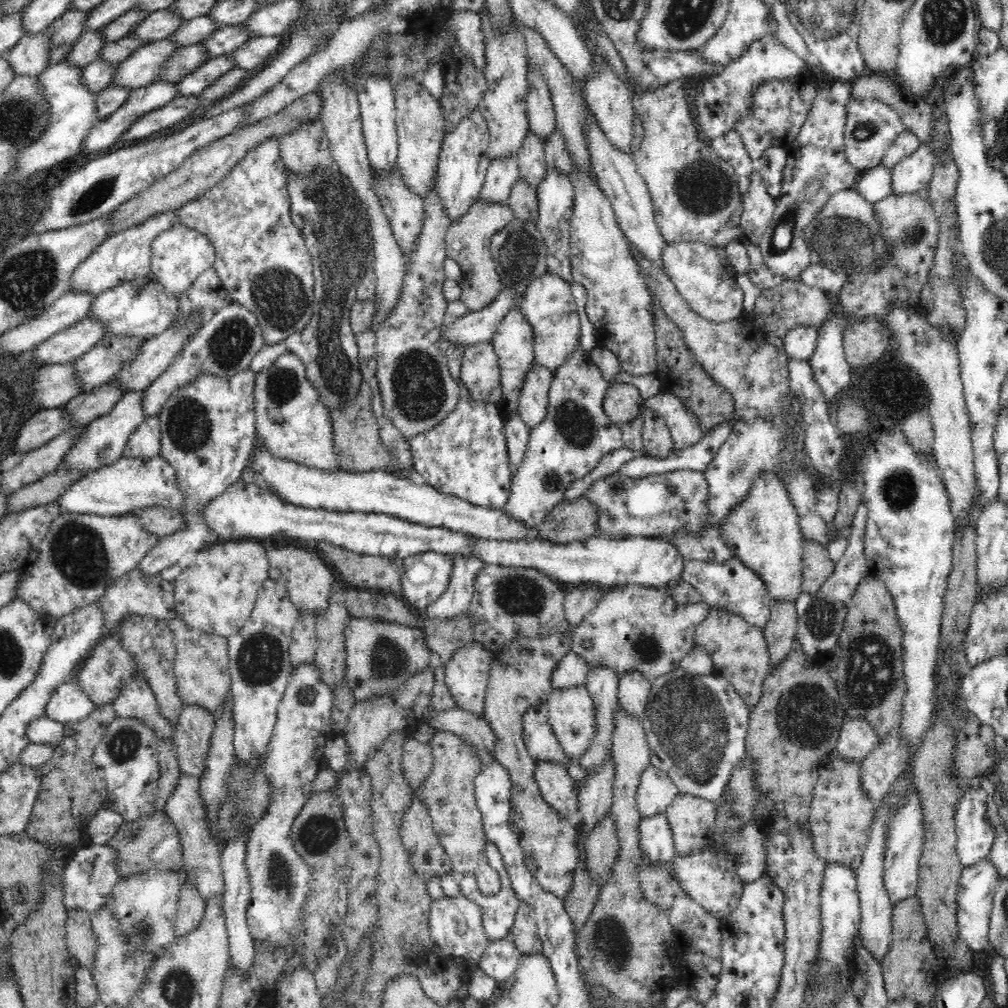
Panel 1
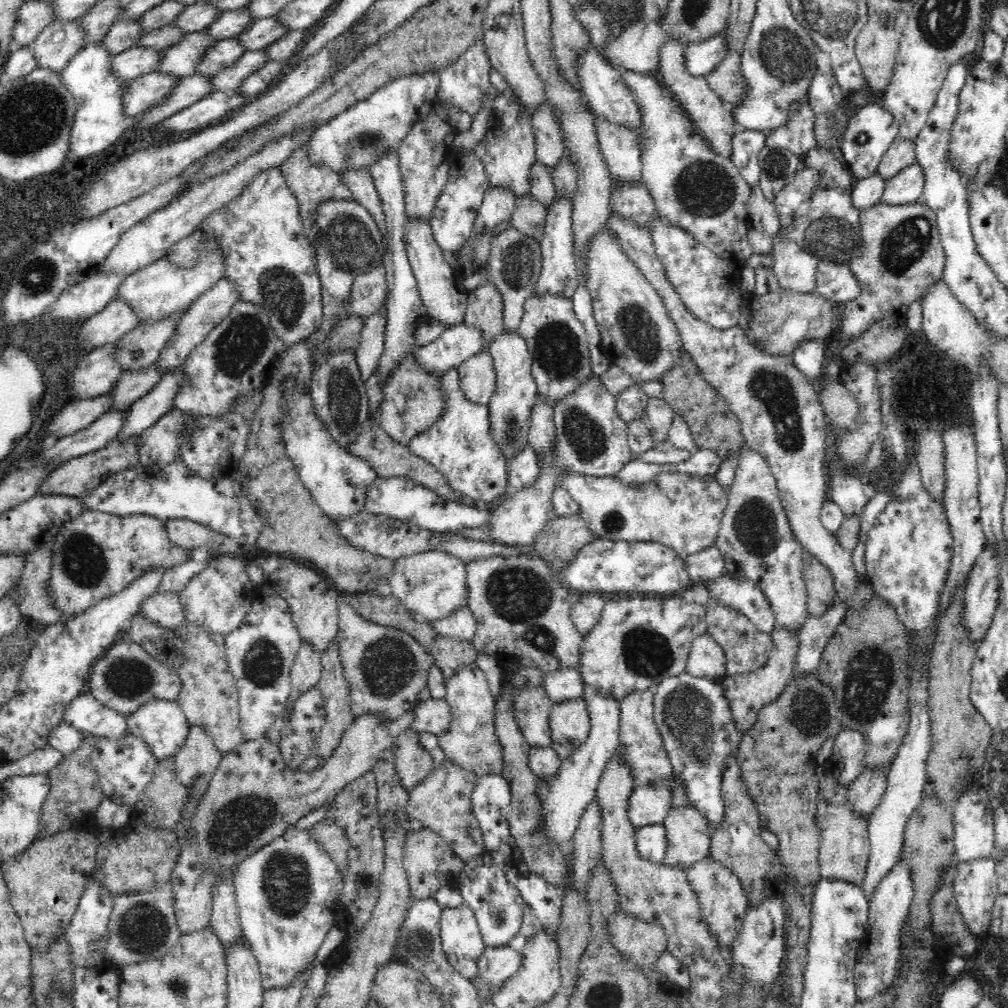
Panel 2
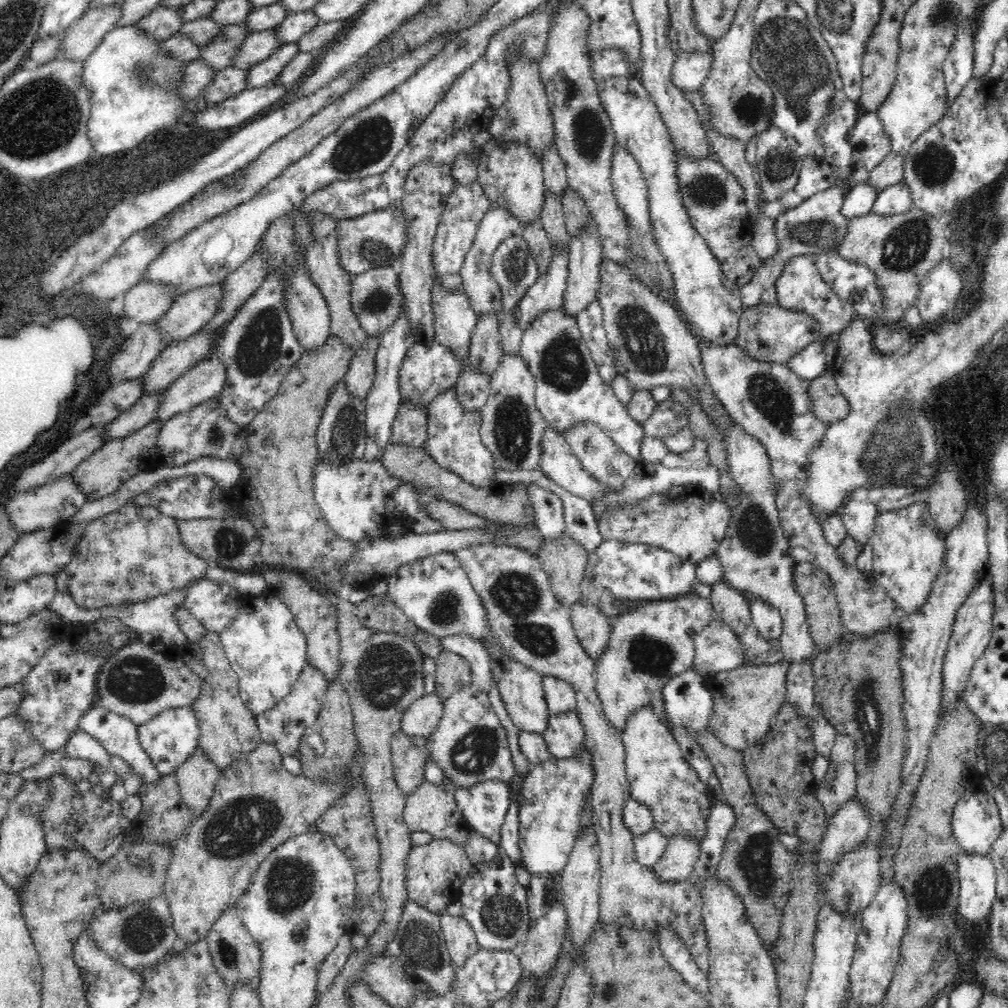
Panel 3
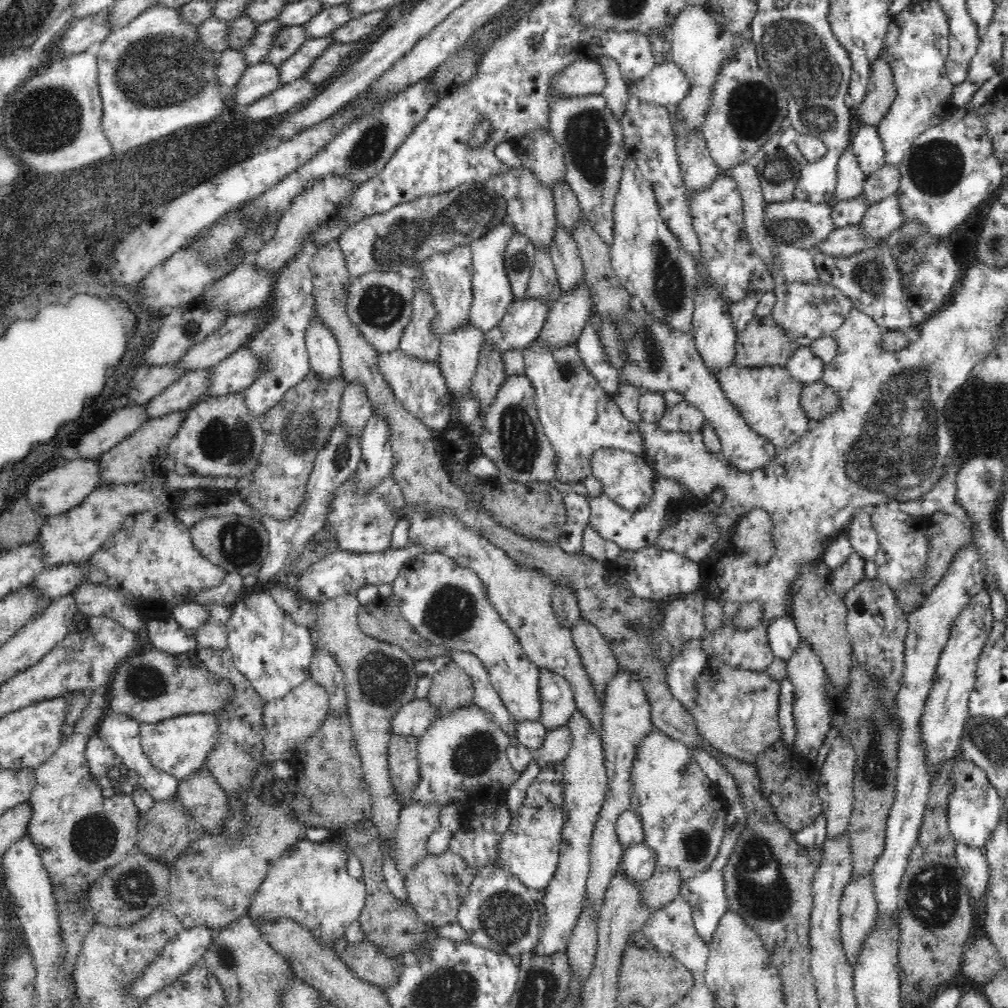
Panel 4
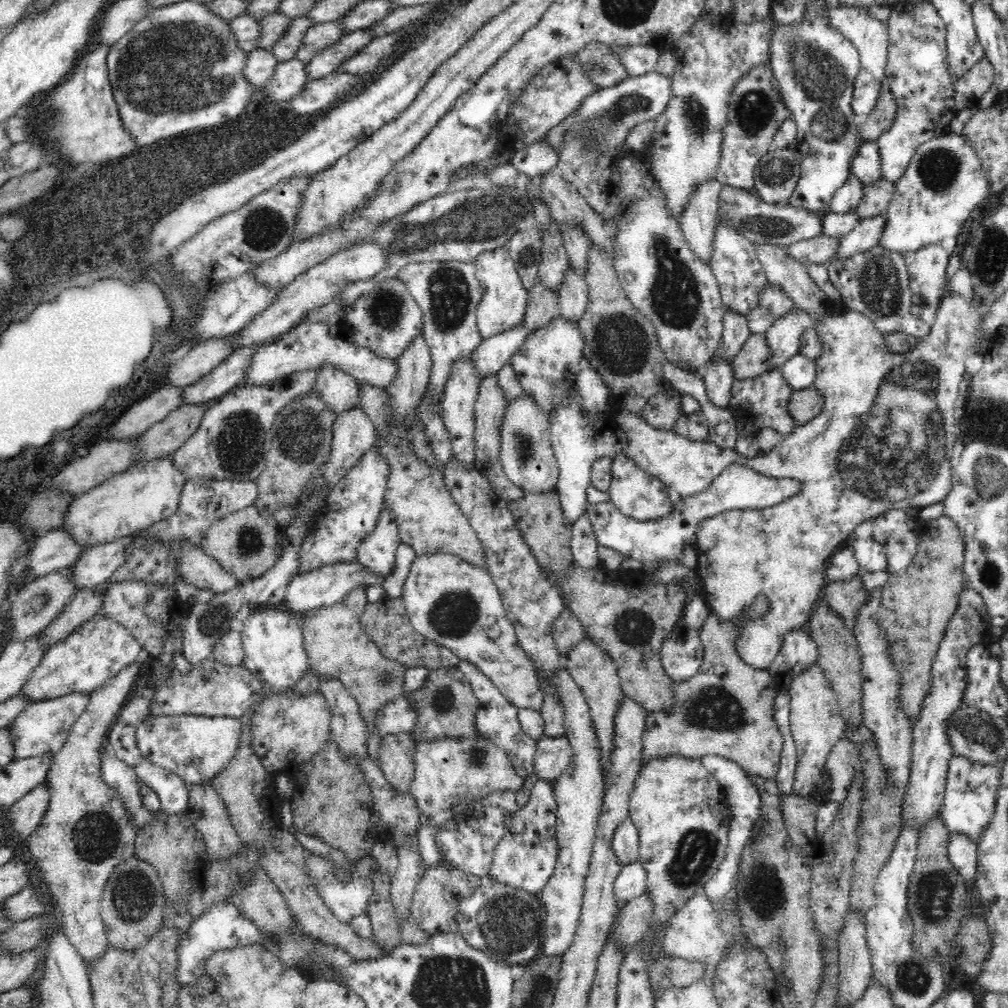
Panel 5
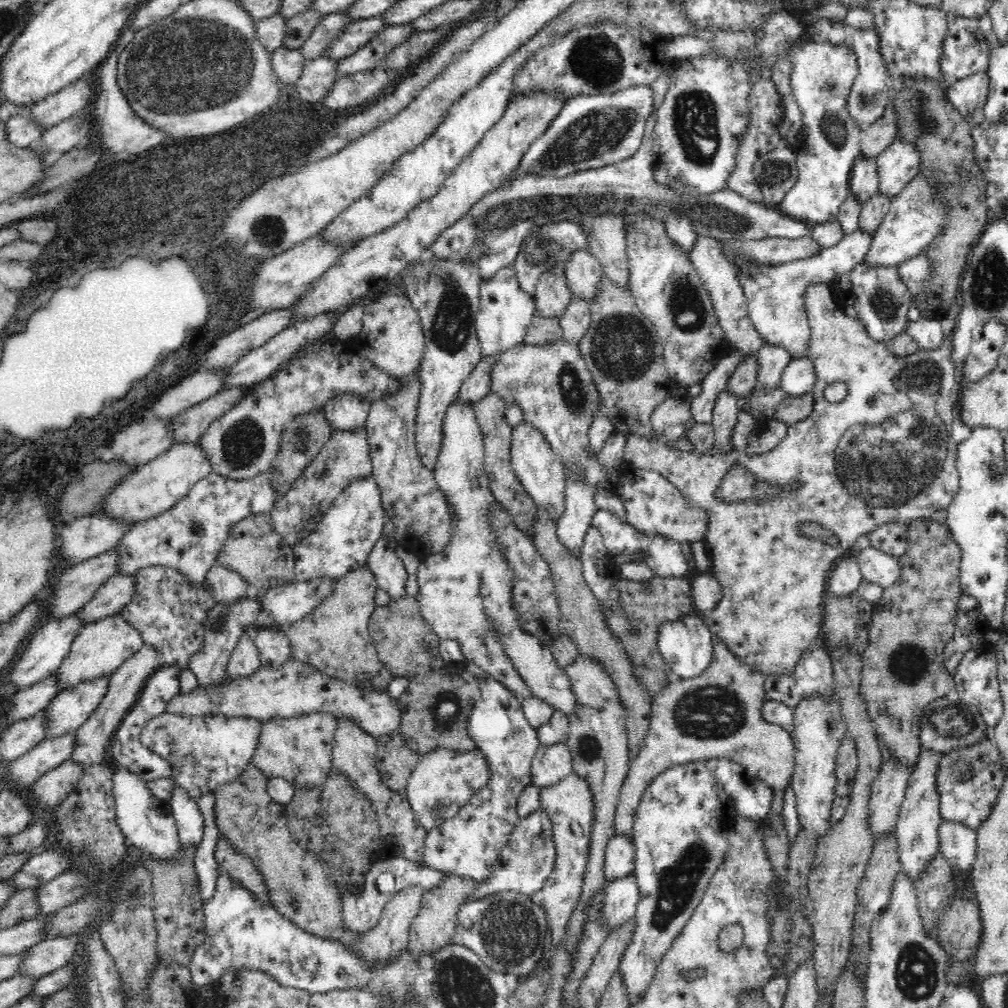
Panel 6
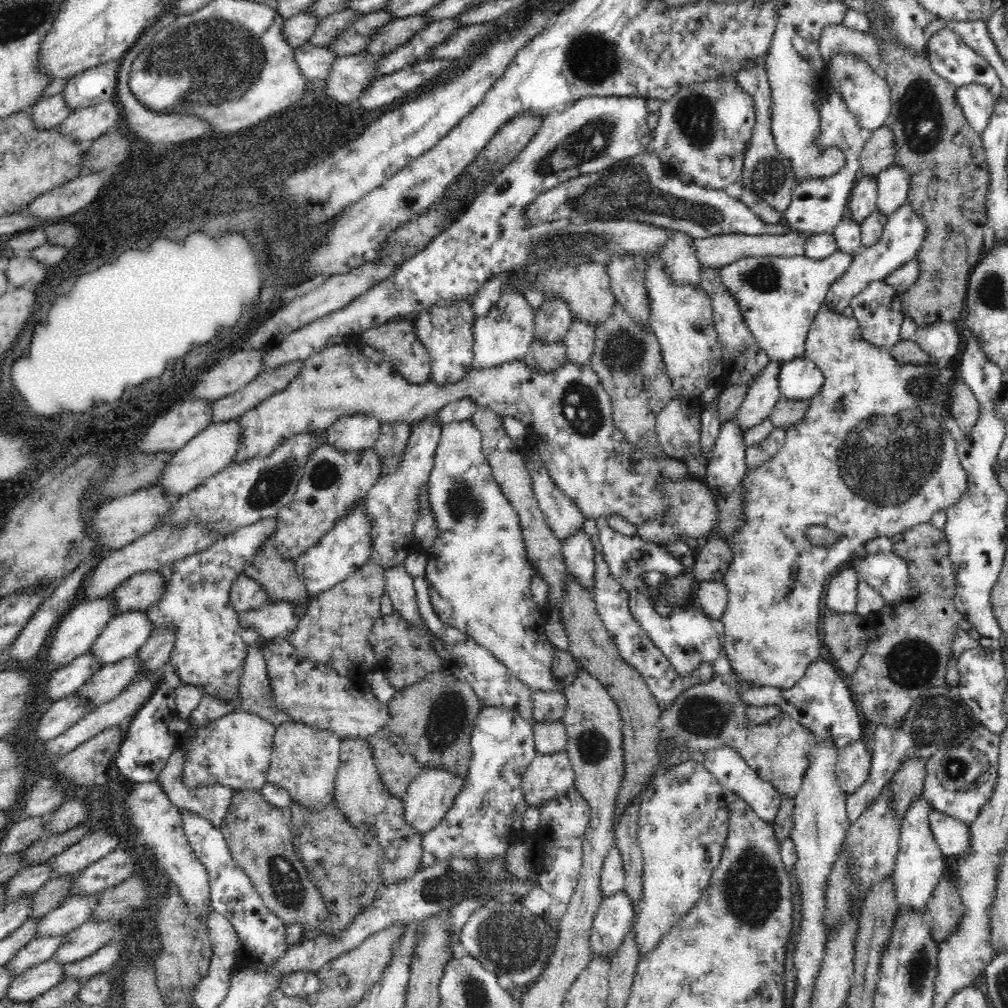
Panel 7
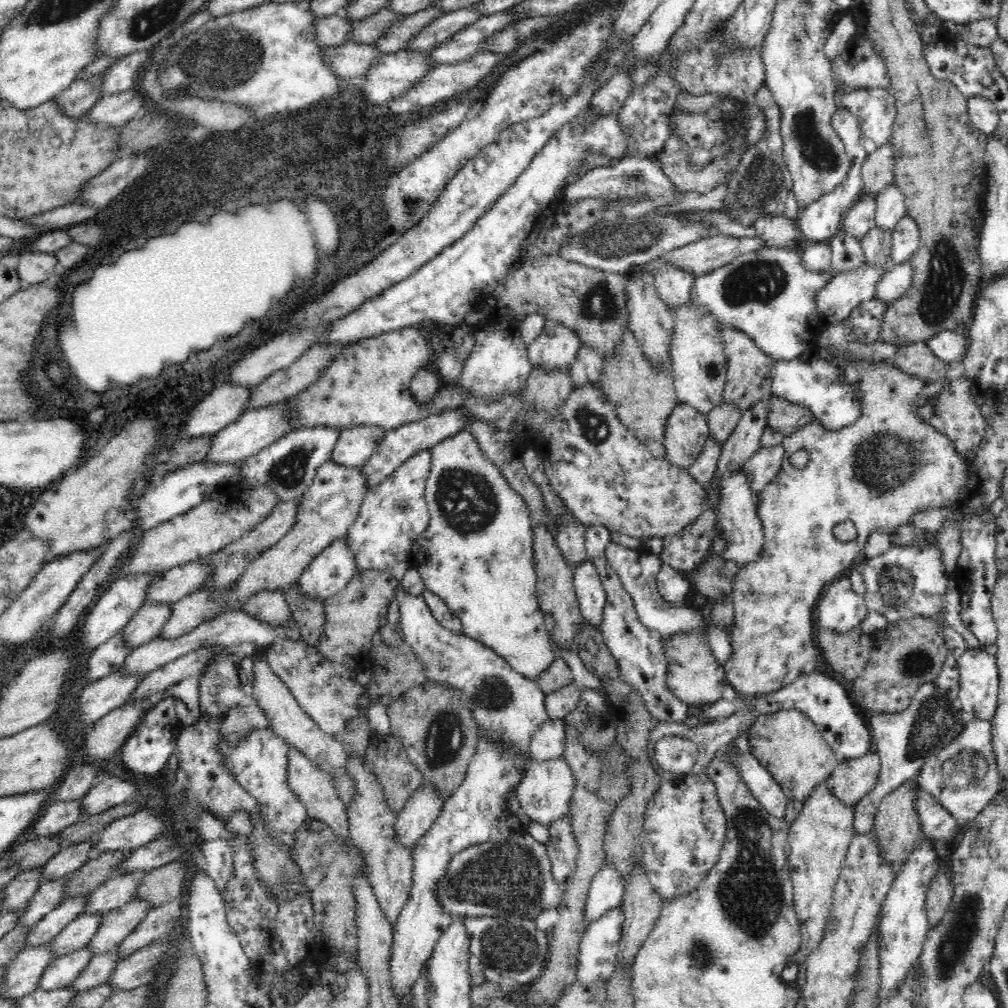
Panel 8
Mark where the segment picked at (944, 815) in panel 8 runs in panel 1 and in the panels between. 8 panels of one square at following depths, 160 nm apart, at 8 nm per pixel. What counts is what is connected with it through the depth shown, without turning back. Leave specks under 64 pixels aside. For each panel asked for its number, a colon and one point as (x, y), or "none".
1: (978, 883)
2: (976, 888)
3: (978, 881)
4: (971, 860)
5: (962, 850)
6: (958, 843)
7: (953, 836)

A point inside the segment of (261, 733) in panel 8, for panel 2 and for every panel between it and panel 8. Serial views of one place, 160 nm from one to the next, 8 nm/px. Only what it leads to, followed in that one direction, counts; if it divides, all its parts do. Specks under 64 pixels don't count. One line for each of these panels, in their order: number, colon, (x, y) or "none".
2: (162, 724)
3: (171, 737)
4: (179, 745)
5: (195, 747)
6: (205, 751)
7: (235, 750)

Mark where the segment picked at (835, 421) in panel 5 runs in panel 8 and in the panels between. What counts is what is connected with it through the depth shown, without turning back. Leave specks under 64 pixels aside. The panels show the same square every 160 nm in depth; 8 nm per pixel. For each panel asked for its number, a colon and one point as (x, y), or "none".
6: (883, 454)
7: (882, 464)
8: (879, 472)

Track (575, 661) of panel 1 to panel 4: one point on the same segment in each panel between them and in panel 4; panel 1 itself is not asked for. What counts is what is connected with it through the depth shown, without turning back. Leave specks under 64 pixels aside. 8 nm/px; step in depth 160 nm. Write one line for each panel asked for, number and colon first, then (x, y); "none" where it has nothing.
2: (565, 684)
3: (560, 697)
4: (557, 697)

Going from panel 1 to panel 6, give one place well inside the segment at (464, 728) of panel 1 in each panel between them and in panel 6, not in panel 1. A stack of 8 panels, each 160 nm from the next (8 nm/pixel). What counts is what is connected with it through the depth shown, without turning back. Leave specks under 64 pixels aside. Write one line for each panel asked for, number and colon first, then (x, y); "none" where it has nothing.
2: (433, 715)
3: (424, 714)
4: (413, 719)
5: (396, 717)
6: (295, 688)

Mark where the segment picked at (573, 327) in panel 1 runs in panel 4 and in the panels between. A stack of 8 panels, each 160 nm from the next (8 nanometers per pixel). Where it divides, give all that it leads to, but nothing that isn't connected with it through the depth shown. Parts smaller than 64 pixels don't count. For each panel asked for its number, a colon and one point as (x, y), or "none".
2: (557, 340)
3: (569, 389)
4: (578, 417)

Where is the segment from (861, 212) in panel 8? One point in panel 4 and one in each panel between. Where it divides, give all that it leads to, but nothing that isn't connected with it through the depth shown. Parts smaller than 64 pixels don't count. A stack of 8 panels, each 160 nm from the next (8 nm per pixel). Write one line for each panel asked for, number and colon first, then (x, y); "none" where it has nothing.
4: (867, 145)
5: (866, 165)
6: (864, 183)
7: (863, 201)

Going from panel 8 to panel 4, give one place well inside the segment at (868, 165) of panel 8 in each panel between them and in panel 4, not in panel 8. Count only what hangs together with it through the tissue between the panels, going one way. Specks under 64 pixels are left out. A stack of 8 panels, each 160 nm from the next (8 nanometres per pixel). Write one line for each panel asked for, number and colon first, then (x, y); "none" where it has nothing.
4: (881, 92)
5: (881, 116)
6: (878, 135)
7: (878, 153)

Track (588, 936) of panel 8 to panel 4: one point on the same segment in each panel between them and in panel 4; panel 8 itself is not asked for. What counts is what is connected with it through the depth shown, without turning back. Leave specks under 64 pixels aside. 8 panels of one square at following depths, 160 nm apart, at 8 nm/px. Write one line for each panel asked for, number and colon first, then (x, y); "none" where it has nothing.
4: (638, 863)
5: (631, 881)
6: (622, 897)
7: (615, 917)

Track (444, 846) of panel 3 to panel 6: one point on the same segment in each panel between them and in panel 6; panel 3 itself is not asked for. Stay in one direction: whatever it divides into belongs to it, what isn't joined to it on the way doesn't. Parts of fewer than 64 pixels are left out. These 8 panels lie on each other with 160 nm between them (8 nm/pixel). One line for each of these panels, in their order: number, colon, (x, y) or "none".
4: (436, 886)
5: (442, 887)
6: (434, 926)

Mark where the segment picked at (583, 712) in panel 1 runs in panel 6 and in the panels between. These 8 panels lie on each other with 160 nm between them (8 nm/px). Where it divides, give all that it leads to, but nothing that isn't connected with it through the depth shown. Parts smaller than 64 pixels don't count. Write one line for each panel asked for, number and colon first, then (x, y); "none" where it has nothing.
2: (569, 721)
3: (565, 735)
4: (557, 742)
5: (552, 755)
6: (550, 764)

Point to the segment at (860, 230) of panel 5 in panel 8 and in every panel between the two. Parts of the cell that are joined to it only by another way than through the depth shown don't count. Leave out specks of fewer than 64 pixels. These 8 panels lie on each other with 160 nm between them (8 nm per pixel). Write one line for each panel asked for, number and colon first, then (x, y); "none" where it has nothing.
6: (775, 294)
7: (779, 297)
8: (769, 294)

